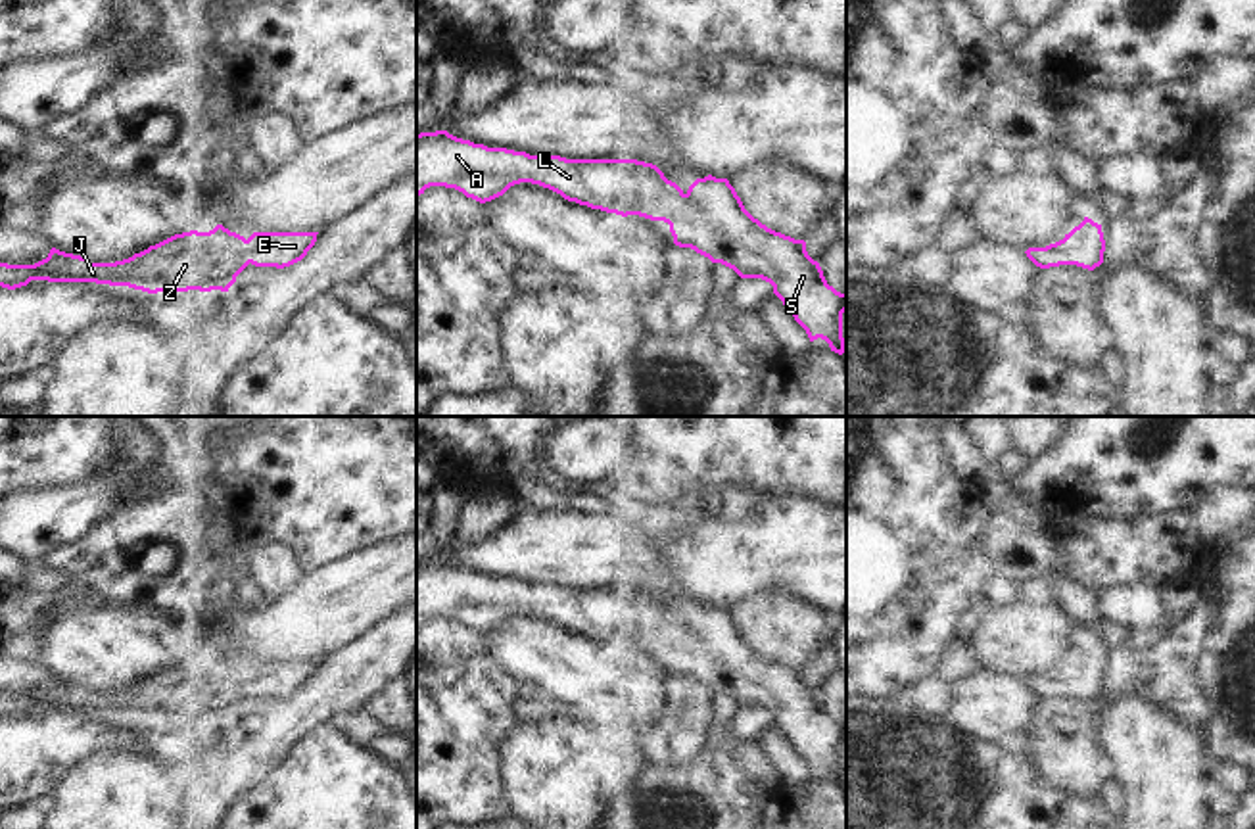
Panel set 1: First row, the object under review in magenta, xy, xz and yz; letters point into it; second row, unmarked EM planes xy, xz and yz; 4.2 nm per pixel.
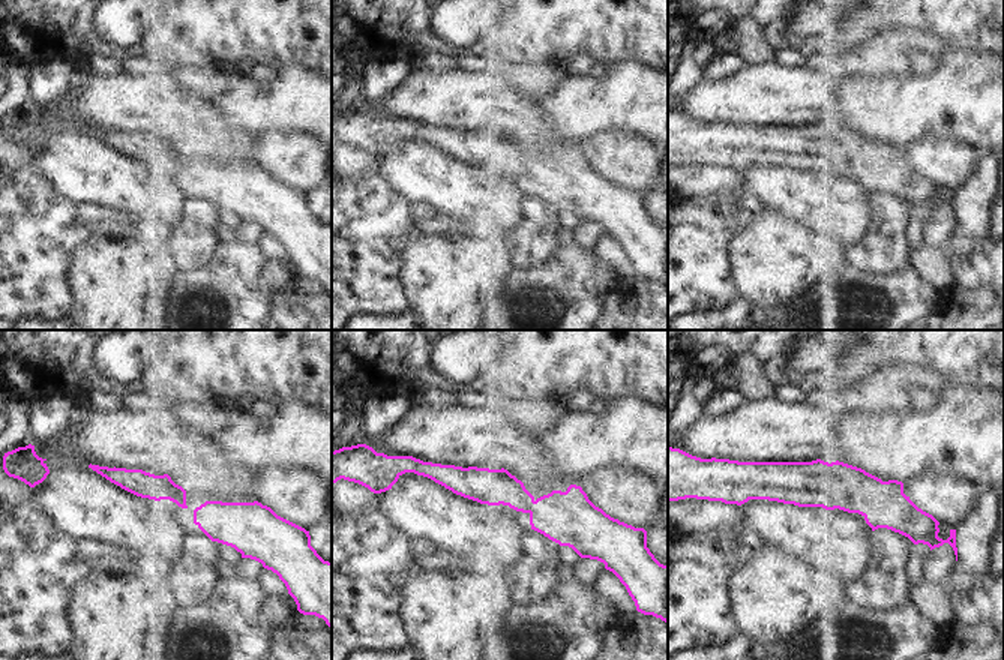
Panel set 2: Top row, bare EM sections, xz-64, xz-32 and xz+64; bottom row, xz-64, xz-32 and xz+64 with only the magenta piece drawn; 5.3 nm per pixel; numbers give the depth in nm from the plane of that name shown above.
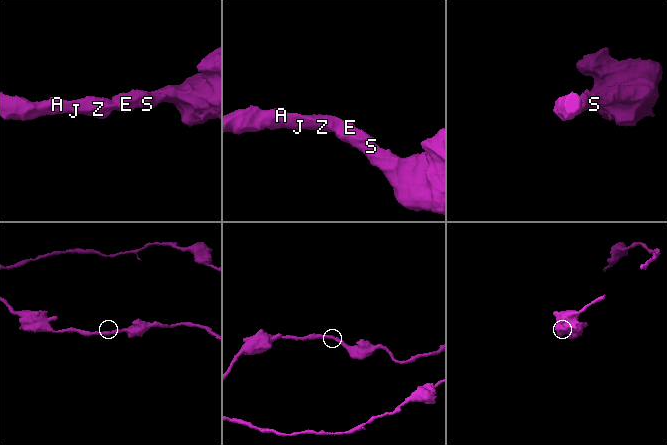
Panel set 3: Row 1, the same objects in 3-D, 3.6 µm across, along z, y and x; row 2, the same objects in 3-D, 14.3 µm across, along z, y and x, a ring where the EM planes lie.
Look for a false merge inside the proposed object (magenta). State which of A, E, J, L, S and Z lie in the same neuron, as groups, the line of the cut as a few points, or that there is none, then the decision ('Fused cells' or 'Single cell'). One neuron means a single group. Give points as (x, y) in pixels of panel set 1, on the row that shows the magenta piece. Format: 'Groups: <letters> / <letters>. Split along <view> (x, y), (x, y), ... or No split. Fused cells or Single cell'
Groups: A E J L S Z. No split. Single cell.

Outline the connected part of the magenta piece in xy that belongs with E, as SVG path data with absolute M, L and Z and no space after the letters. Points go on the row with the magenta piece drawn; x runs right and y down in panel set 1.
M217 225L209 232L175 234L129 259L90 263L86 257L50 249L35 265L0 263L0 286L15 290L31 280L96 282L129 286L148 294L211 292L228 288L251 263L284 269L301 261L319 232L253 232L248 240Z

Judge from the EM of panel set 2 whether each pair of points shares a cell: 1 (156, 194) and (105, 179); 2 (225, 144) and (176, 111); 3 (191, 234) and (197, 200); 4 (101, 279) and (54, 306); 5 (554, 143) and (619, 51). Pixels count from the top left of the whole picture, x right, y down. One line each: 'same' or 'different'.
1: same
2: same
3: same
4: different
5: different

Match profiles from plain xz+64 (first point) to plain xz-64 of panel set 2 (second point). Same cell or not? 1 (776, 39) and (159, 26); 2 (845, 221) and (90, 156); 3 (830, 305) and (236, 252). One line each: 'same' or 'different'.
1: same
2: same
3: same

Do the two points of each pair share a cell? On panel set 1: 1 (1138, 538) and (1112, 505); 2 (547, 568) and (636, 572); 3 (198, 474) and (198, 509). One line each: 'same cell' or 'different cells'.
1: different cells
2: same cell
3: different cells

